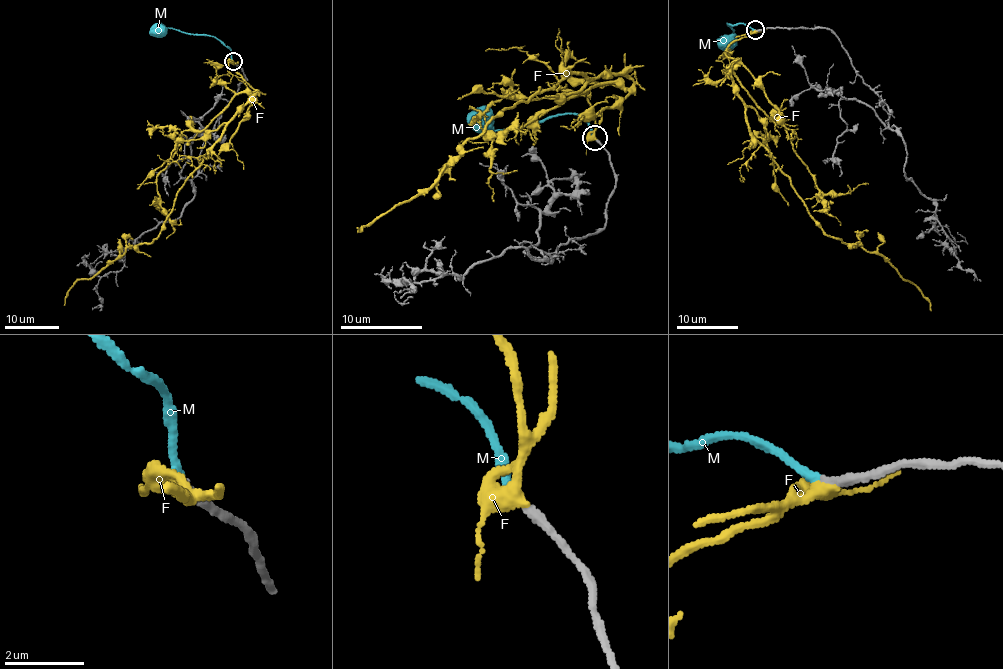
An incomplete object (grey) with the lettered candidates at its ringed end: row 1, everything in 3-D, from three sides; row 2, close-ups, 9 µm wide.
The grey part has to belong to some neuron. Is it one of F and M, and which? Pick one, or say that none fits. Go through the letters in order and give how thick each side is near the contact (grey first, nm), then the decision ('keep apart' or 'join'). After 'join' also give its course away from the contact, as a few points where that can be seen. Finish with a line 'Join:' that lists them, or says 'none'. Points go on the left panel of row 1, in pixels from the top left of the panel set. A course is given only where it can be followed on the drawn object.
F: 260 nm thick on the grey side, 320 nm on the other; keep apart
M: 240 nm thick on the grey side, 200 nm on the other; join; it runs (233, 61), (229, 48), (219, 38), (172, 28), (158, 28), (149, 33)
Join: M

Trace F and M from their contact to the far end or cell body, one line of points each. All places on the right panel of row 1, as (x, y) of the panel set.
F: (756, 30), (733, 40), (726, 55), (746, 125), (827, 235), (887, 260), (902, 279), (916, 284), (931, 310)
M: (755, 30), (728, 23), (733, 31), (726, 50)

